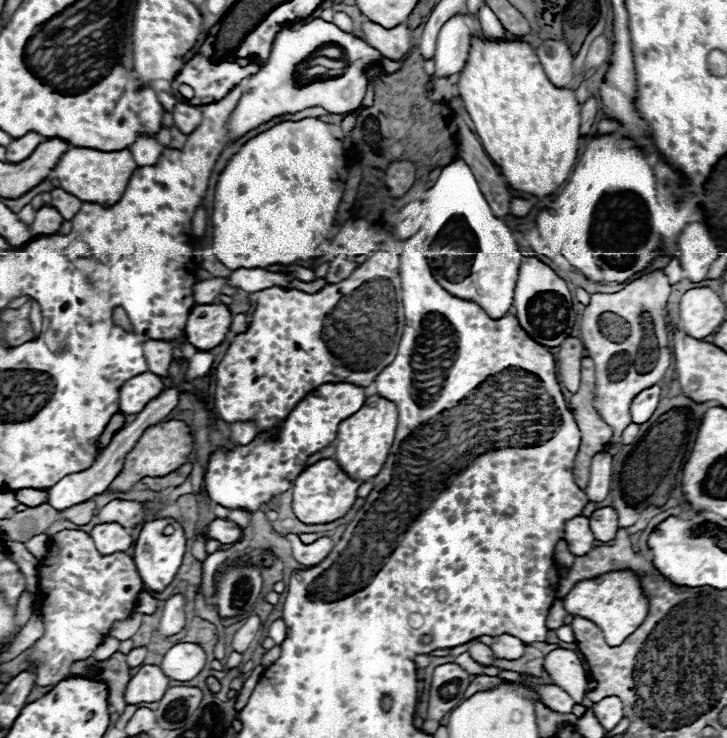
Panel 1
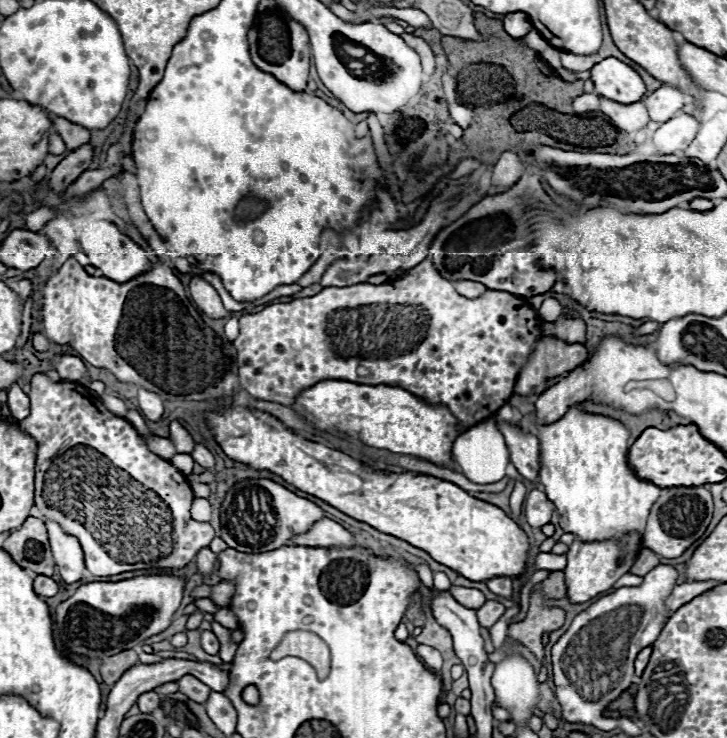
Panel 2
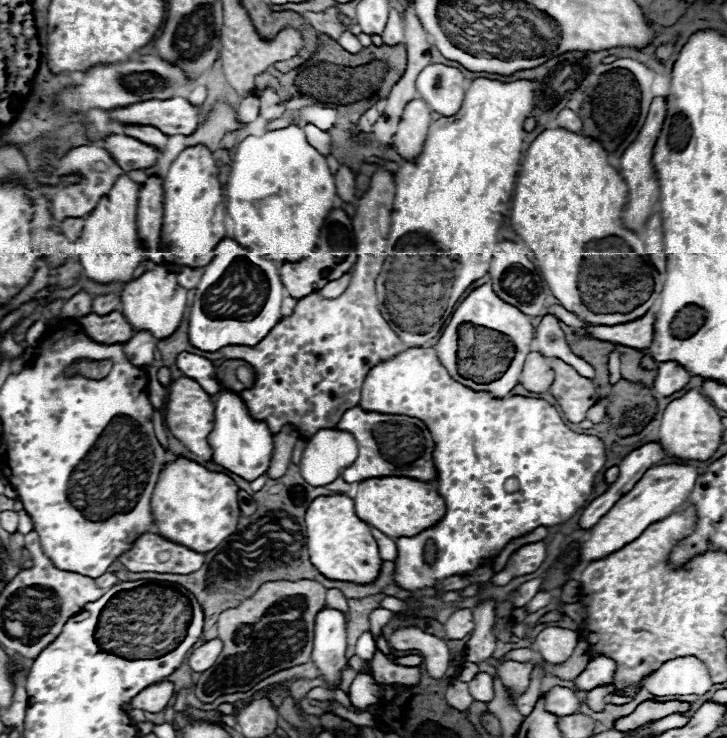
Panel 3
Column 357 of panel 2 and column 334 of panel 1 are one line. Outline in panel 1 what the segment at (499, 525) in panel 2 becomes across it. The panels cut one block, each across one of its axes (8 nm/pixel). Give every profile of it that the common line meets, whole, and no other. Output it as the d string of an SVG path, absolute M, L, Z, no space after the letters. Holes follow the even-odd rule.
M324 458L318 460L316 464L304 468L296 482L294 482L294 498L292 498L292 510L298 516L298 520L306 522L306 524L322 524L322 522L332 522L340 516L344 516L352 504L356 502L356 490L362 482L360 480L352 480L334 458Z

